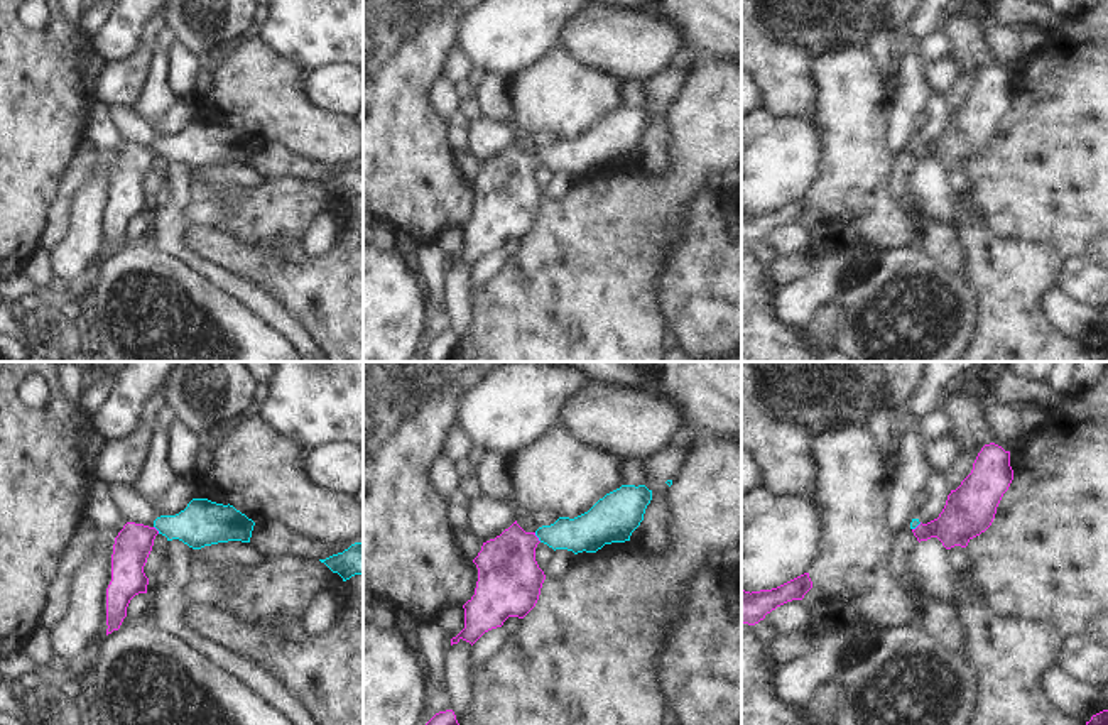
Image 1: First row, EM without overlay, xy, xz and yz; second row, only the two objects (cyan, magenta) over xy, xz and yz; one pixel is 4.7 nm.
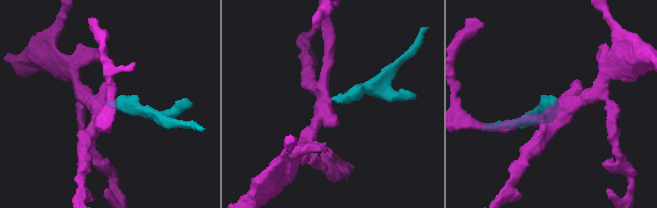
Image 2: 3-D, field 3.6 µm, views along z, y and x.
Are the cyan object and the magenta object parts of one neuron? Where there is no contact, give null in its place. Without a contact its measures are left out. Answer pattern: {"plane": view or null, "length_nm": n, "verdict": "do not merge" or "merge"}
{"plane": "xz", "length_nm": 60, "verdict": "merge"}

